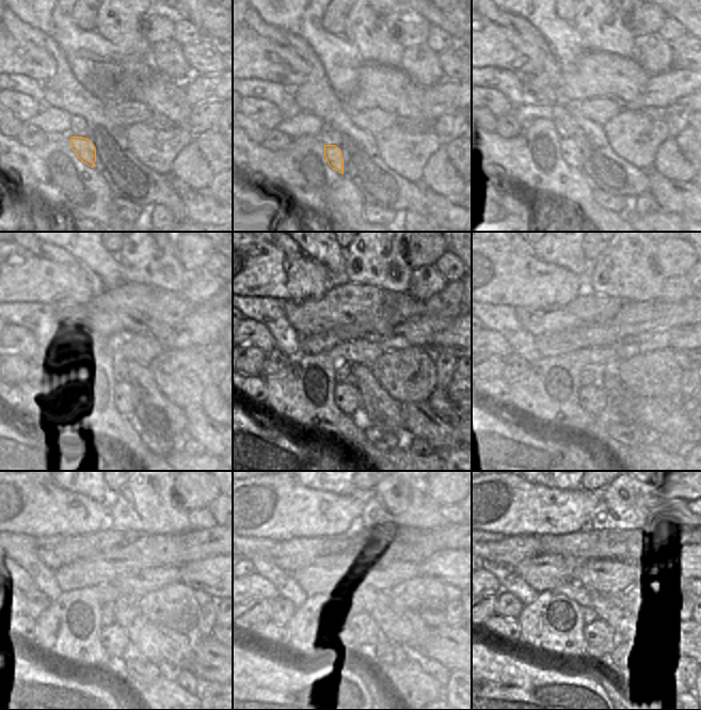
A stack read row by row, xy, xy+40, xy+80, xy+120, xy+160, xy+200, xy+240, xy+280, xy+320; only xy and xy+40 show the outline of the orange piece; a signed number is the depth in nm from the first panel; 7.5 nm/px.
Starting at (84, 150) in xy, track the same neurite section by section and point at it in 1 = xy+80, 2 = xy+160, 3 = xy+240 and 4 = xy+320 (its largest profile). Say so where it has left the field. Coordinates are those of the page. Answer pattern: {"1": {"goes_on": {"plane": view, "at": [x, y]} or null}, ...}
{"1": {"goes_on": {"plane": "xy+80", "at": [571, 153]}}, "2": {"goes_on": {"plane": "xy+160", "at": [346, 395]}}, "3": {"goes_on": {"plane": "xy+240", "at": [113, 637]}}, "4": {"goes_on": {"plane": "xy+320", "at": [615, 653]}}}

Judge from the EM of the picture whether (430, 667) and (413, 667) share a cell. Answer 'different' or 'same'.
different

